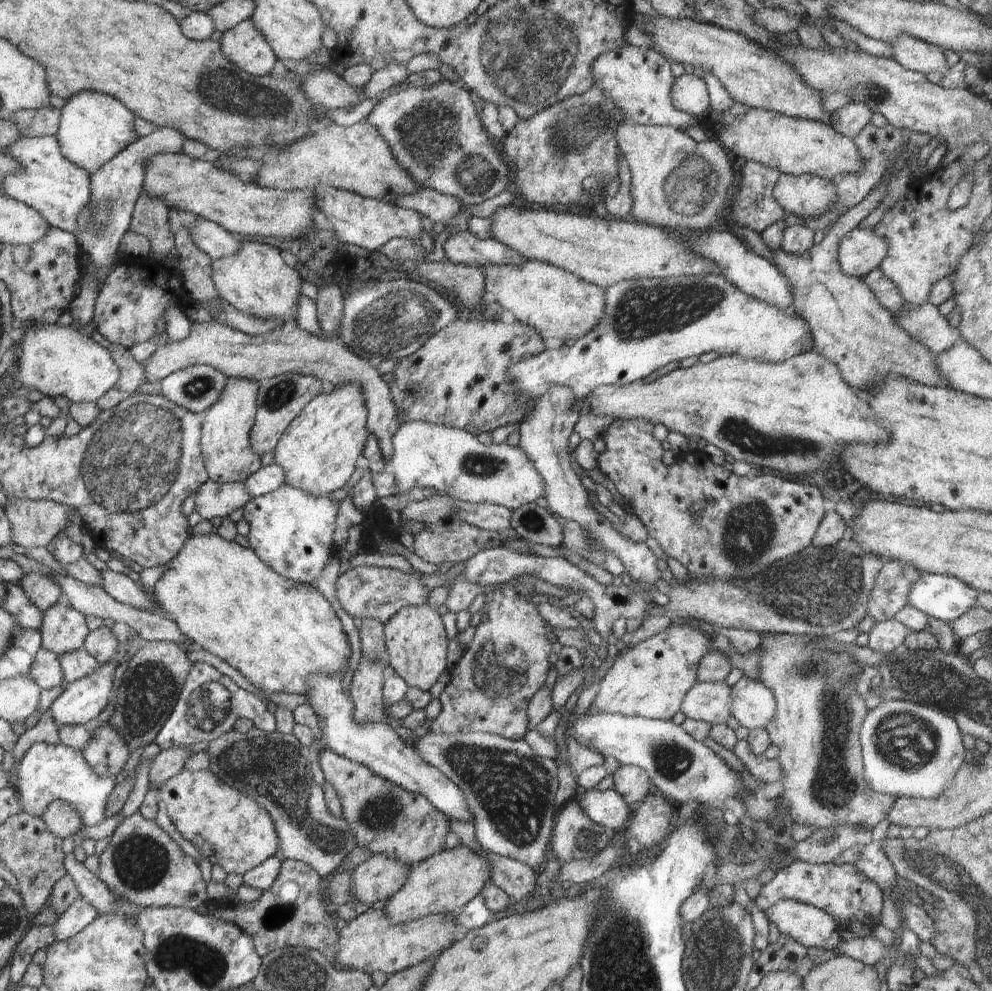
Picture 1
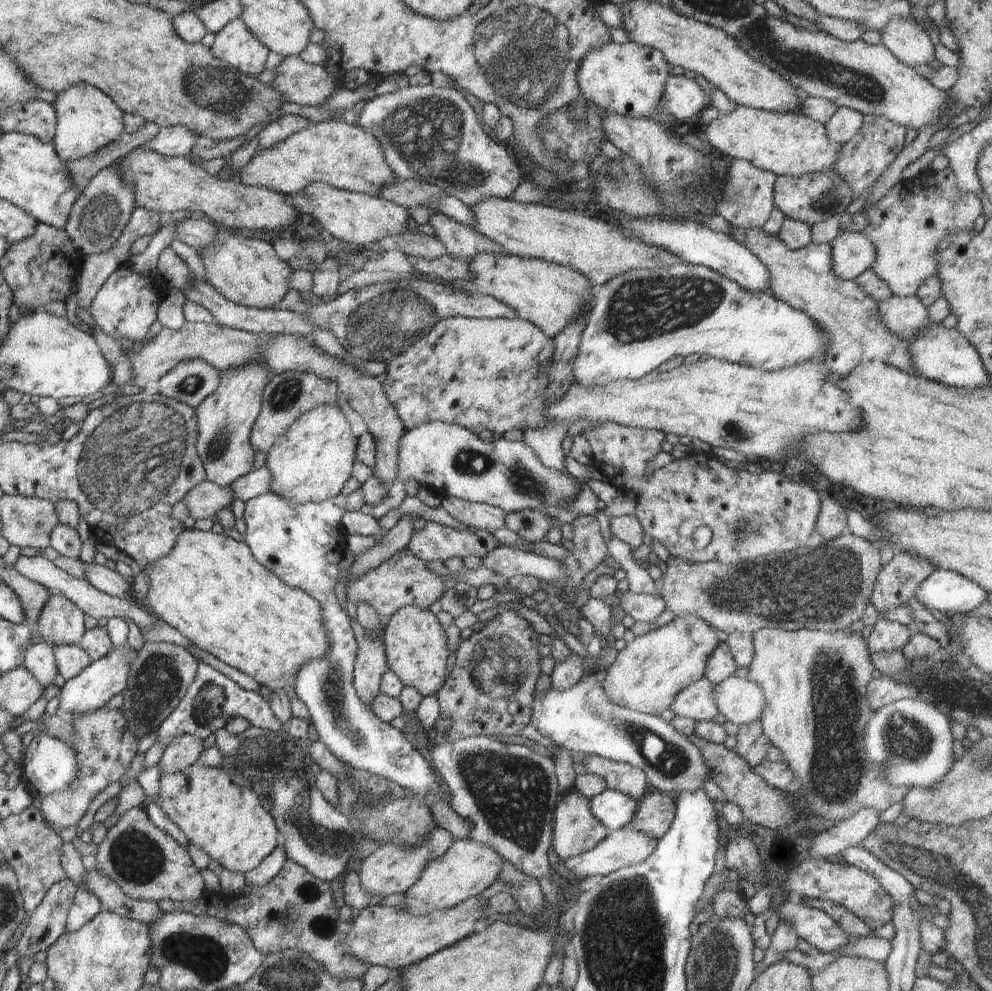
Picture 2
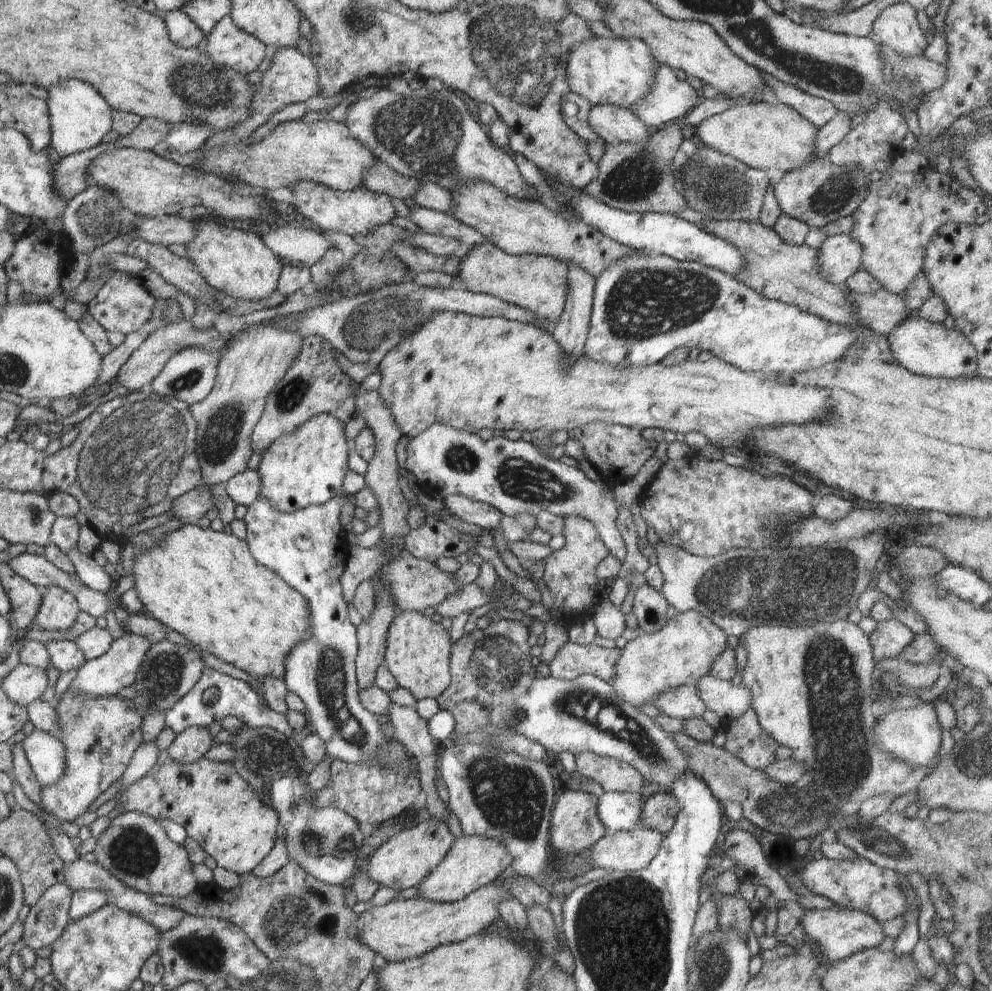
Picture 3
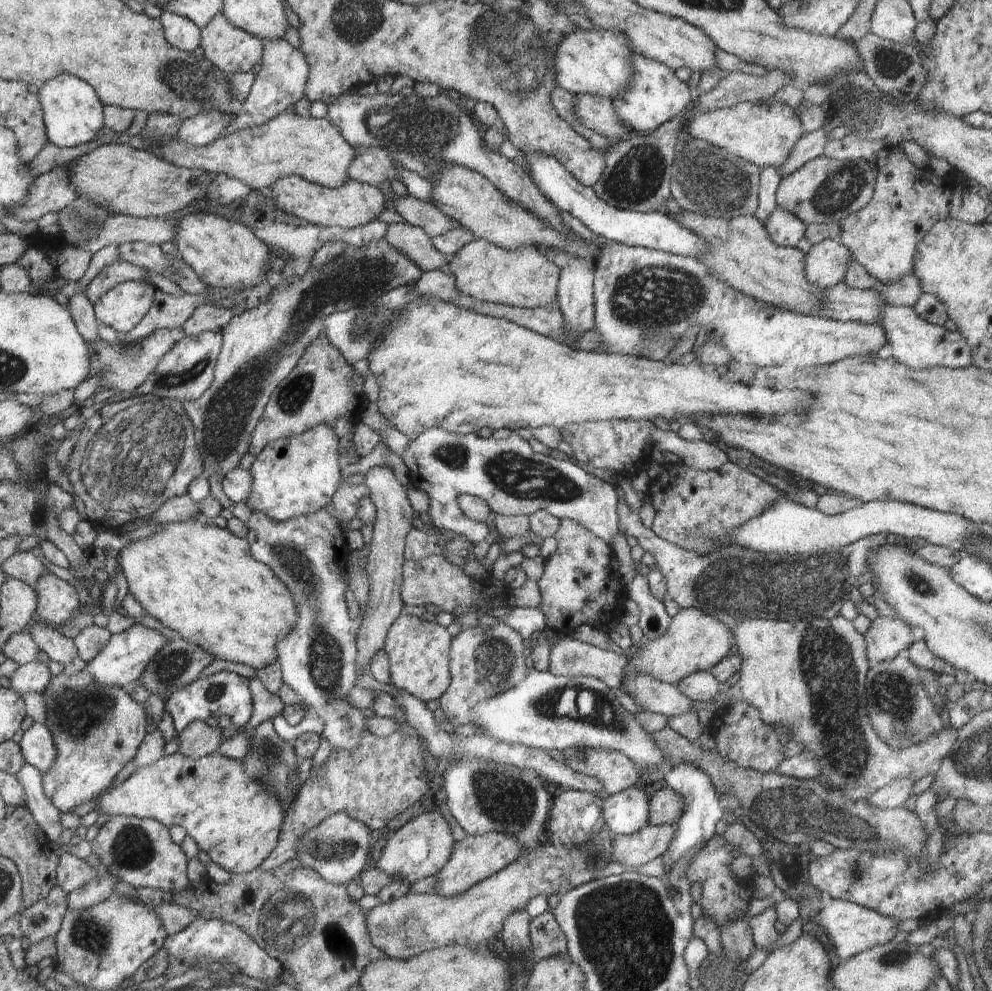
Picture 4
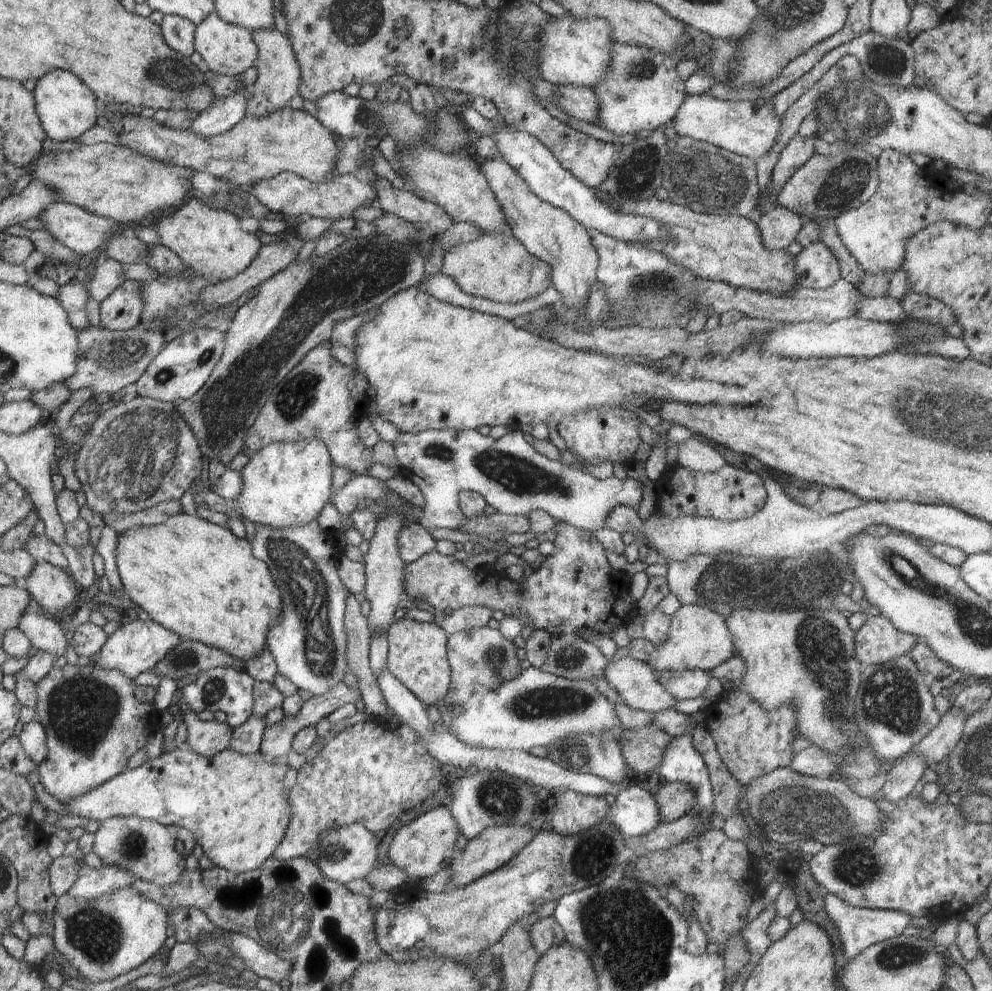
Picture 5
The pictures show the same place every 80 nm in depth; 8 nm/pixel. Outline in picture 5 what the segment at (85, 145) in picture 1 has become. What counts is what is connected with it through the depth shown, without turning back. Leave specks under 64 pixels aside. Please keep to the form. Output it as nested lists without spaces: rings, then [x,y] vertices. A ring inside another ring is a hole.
[[[52,70],[48,74],[41,76],[33,90],[35,100],[35,111],[41,122],[44,132],[56,140],[79,140],[80,135],[86,130],[94,127],[98,118],[98,102],[94,93],[82,84],[72,72],[64,70]]]

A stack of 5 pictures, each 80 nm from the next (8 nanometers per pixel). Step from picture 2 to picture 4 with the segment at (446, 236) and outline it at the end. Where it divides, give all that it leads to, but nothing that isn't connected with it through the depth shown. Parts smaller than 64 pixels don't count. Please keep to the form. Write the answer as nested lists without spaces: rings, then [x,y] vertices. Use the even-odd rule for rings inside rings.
[[[384,195],[387,208],[398,212],[411,225],[422,228],[432,239],[458,228],[461,224],[446,216],[439,208],[428,201],[421,201],[412,195]]]

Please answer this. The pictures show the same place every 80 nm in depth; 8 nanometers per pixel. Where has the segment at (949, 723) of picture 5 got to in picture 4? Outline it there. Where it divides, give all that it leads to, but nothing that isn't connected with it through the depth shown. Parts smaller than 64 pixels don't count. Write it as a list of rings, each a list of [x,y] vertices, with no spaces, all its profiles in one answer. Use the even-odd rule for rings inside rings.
[[[836,615],[829,619],[810,617],[796,622],[776,619],[759,619],[756,617],[755,619],[750,618],[740,621],[733,628],[732,632],[735,638],[734,643],[736,646],[738,646],[739,656],[741,658],[741,671],[731,683],[724,687],[722,694],[720,694],[720,696],[714,700],[714,704],[718,704],[718,706],[725,706],[729,703],[729,700],[736,701],[739,699],[754,706],[754,708],[761,714],[761,719],[766,724],[773,724],[782,727],[784,732],[789,736],[789,741],[794,740],[794,742],[800,742],[800,744],[804,745],[804,751],[809,750],[816,755],[816,758],[818,758],[821,764],[820,779],[824,782],[824,785],[830,788],[834,787],[839,791],[846,793],[847,791],[852,790],[852,788],[858,788],[858,786],[868,786],[870,787],[870,791],[874,792],[874,790],[877,791],[878,789],[881,789],[885,784],[892,782],[894,779],[910,777],[914,782],[916,782],[927,774],[937,772],[939,766],[941,765],[942,759],[946,756],[946,754],[948,754],[948,752],[950,752],[950,748],[952,748],[954,741],[957,739],[958,730],[952,725],[952,729],[944,728],[938,732],[938,734],[929,736],[926,740],[923,740],[918,744],[897,751],[888,748],[888,746],[886,746],[886,744],[884,744],[882,740],[878,738],[876,731],[870,724],[865,709],[866,675],[871,664],[867,657],[865,640],[863,634],[856,631],[852,621],[849,621],[842,615]]]

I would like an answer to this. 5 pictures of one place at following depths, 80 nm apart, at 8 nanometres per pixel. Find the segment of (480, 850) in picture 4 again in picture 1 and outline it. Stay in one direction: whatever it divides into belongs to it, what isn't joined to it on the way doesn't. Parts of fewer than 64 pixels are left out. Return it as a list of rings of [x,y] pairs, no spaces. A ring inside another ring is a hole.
[[[460,844],[444,849],[412,867],[407,883],[389,899],[384,912],[394,923],[405,923],[428,915],[453,913],[462,910],[474,896],[481,893],[491,880],[487,858]]]

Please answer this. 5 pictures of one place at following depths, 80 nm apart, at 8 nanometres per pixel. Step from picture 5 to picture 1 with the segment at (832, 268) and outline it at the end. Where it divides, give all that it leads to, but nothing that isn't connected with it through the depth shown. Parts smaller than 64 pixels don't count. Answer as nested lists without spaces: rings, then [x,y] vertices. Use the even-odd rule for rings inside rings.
[[[856,227],[851,230],[838,245],[838,262],[840,270],[846,275],[864,278],[871,270],[878,269],[887,253],[887,242],[873,230]]]

